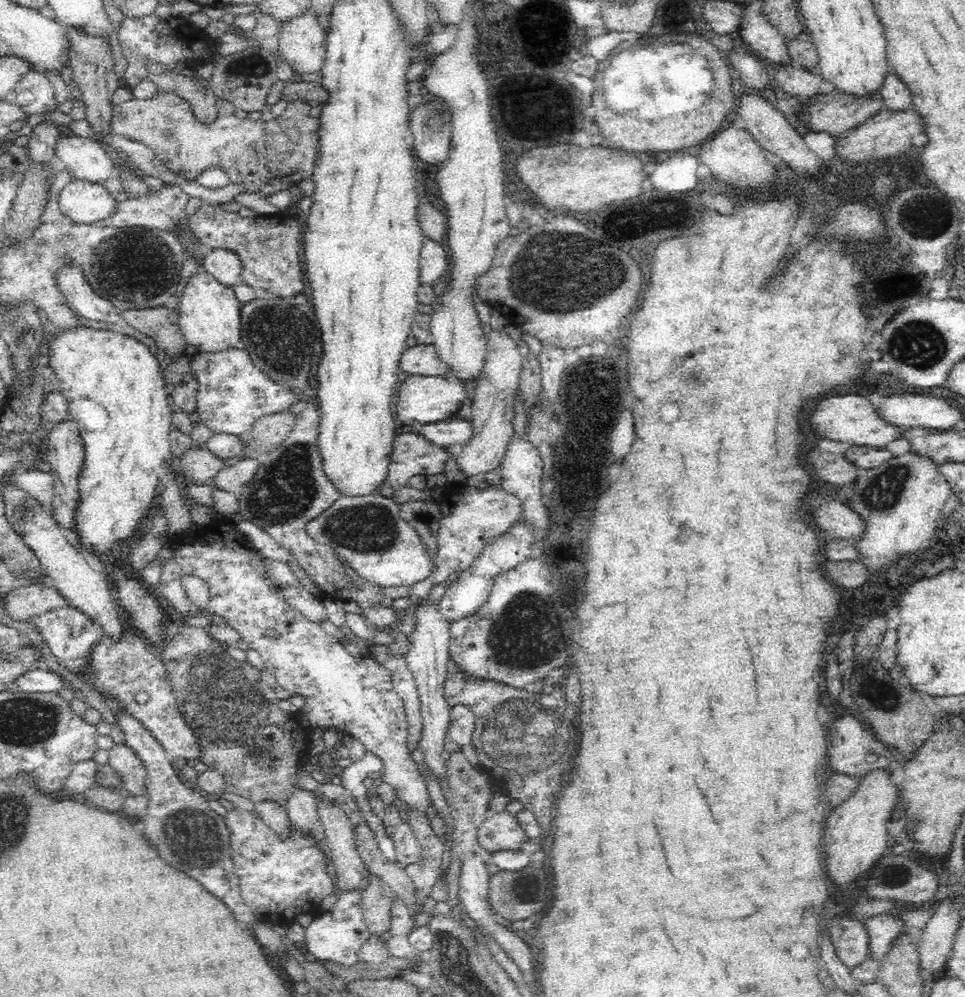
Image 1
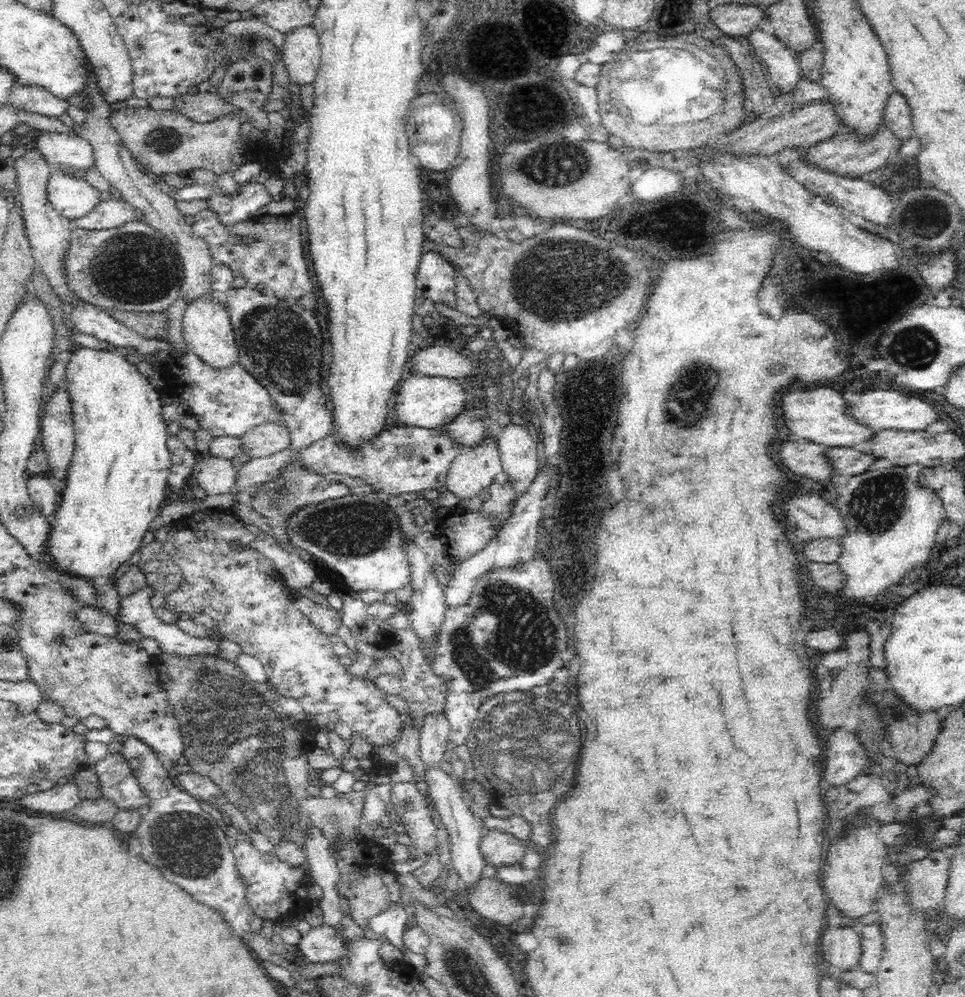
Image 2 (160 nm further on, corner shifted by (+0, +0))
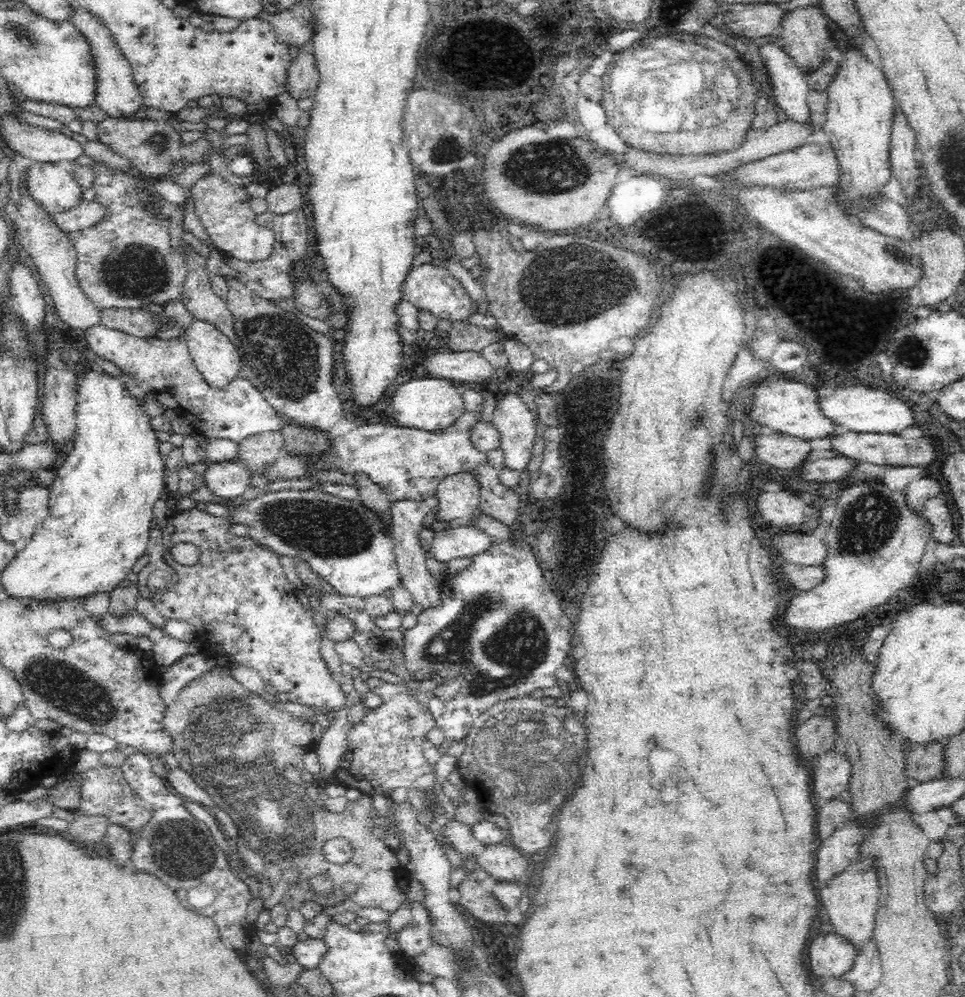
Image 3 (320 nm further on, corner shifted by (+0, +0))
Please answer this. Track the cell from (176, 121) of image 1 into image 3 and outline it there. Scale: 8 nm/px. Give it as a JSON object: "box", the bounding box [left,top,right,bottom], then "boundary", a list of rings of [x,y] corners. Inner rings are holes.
{"box":[98,117,214,180],"boundary":[[[128,117],[106,119],[98,122],[98,140],[112,145],[112,151],[132,161],[132,166],[142,177],[153,180],[162,174],[168,174],[176,164],[204,164],[212,158],[214,141],[208,137],[202,137],[194,142],[182,142],[180,134],[172,128],[171,124],[164,120],[154,120],[148,117],[142,119],[130,119]]]}

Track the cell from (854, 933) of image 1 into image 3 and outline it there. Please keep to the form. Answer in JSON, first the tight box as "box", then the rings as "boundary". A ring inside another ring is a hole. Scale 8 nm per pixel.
{"box":[809,932,859,979],"boundary":[[[832,932],[822,933],[812,940],[809,947],[809,968],[814,979],[842,977],[852,968],[859,953],[852,941]]]}

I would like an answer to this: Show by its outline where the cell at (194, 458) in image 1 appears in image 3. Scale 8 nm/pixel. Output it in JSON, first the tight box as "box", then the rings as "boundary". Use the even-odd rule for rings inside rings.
{"box":[203,462,250,498],"boundary":[[[242,462],[208,463],[203,473],[204,488],[221,498],[236,498],[250,487],[250,471]]]}

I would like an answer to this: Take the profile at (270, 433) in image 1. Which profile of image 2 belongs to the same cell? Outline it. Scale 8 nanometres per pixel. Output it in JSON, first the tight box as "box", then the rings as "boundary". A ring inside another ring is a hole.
{"box":[241,420,290,458],"boundary":[[[283,420],[258,423],[241,437],[242,452],[250,458],[267,457],[280,452],[290,444],[288,425]]]}

